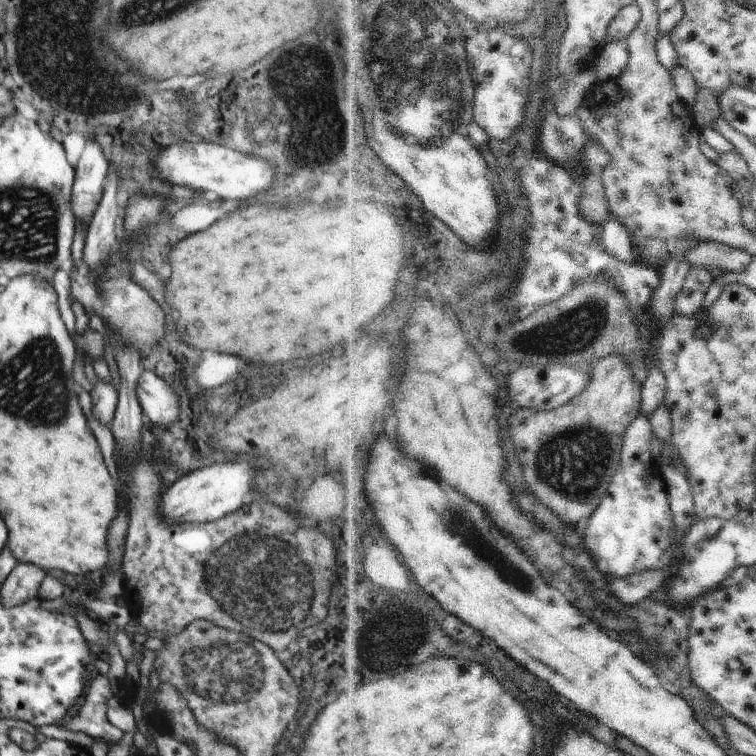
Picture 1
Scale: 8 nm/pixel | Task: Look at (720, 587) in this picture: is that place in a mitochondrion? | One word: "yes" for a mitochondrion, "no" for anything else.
no

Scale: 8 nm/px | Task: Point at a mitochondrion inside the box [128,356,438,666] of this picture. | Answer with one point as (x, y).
(225, 574)

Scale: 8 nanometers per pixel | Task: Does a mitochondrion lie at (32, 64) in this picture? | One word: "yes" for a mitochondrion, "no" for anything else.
yes

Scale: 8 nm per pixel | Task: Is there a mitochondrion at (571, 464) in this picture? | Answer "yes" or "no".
yes

